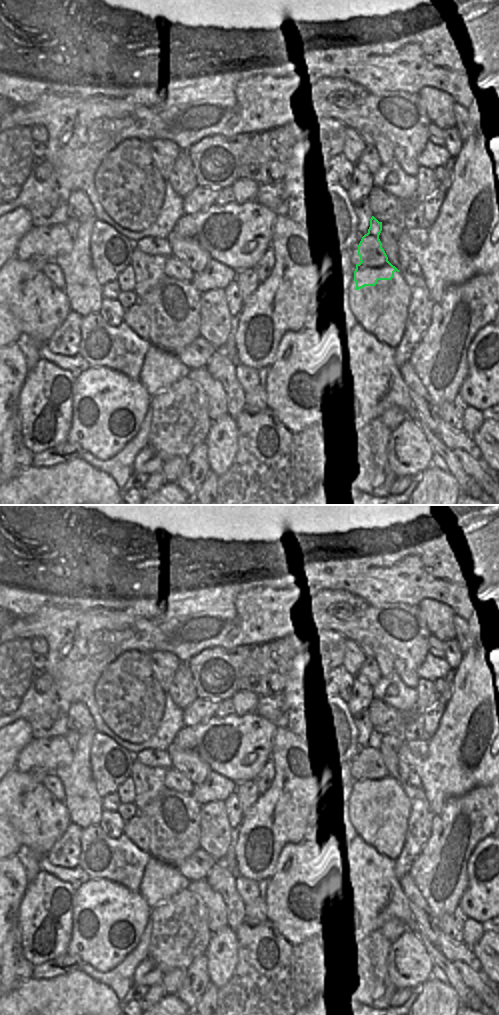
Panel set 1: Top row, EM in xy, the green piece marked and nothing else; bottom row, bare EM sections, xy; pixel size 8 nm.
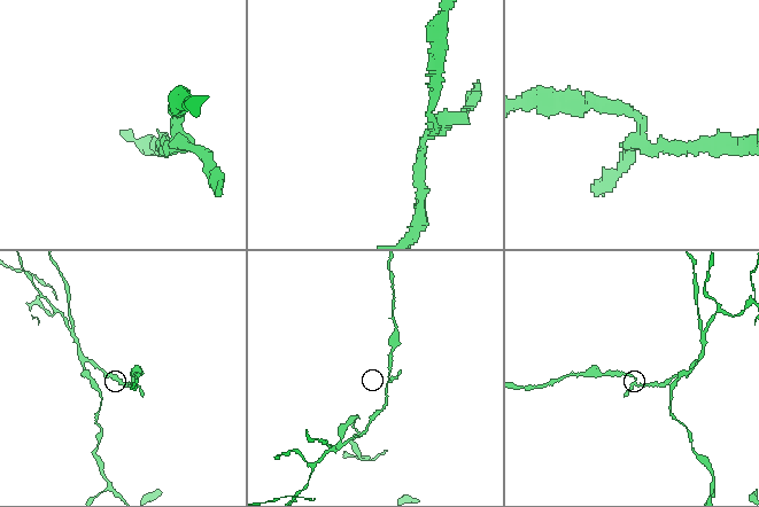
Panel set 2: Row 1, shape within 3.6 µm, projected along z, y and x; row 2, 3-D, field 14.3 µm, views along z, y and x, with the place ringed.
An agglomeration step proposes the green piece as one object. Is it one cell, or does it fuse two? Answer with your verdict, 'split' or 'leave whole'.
split

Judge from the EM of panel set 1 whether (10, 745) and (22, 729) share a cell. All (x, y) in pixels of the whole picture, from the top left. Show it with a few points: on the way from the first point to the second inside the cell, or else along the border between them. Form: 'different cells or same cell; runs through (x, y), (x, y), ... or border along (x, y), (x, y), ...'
same cell; runs through (10, 741), (18, 733)

